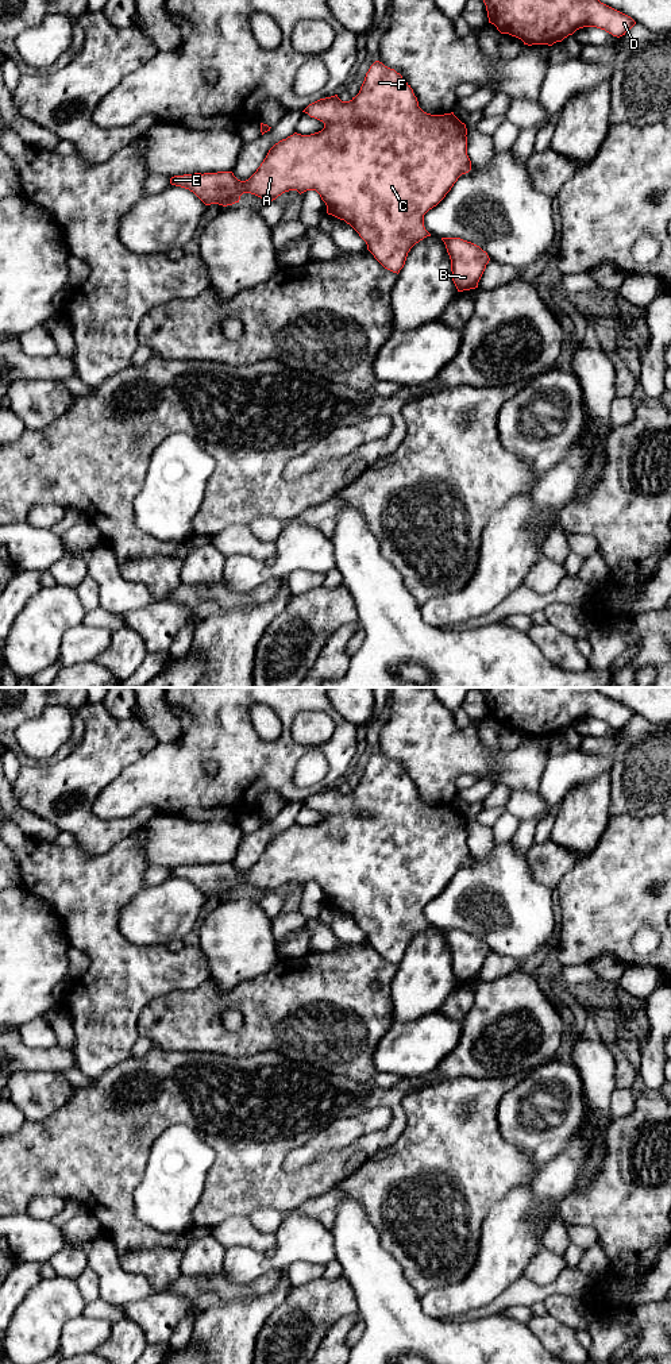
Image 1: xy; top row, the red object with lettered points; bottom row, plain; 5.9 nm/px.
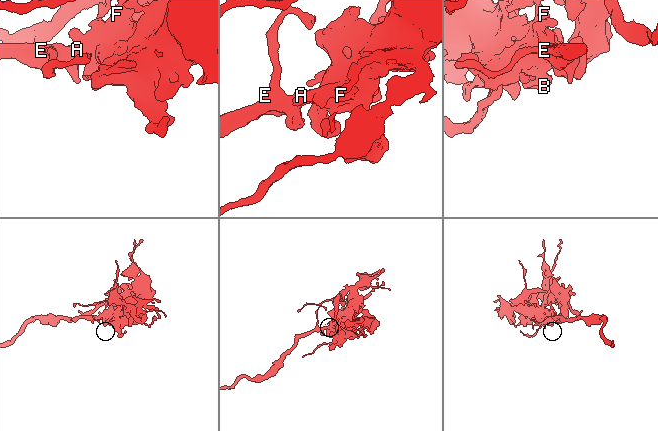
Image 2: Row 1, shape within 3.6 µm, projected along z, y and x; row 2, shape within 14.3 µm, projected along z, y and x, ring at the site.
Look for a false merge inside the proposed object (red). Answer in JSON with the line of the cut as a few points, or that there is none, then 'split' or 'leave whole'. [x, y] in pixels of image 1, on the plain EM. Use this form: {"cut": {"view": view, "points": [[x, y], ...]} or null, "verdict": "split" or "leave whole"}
{"cut": null, "verdict": "leave whole"}

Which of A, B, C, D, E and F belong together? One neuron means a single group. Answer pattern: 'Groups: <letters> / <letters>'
Groups: A B C D E F

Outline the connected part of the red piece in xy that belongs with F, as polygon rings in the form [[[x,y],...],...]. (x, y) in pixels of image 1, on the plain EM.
[[[379,752],[370,758],[359,785],[350,793],[342,793],[335,786],[309,795],[302,804],[323,813],[324,820],[311,827],[294,824],[275,835],[248,871],[240,872],[232,863],[217,863],[174,867],[170,875],[189,881],[205,897],[223,898],[239,894],[243,885],[255,886],[270,894],[289,882],[297,882],[300,886],[316,882],[327,897],[327,905],[350,916],[366,933],[374,949],[385,960],[398,966],[410,940],[431,928],[424,918],[424,906],[446,889],[462,866],[471,862],[466,816],[454,804],[444,806],[424,804],[402,767]]]

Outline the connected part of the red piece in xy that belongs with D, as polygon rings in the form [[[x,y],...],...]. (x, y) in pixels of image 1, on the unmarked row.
[[[595,687],[479,689],[486,697],[489,714],[528,737],[552,737],[583,718],[597,718],[620,729],[636,716],[630,708]]]

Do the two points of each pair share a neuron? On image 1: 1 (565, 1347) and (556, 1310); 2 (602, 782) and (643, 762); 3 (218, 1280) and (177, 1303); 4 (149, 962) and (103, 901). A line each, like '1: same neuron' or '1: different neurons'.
1: different neurons
2: different neurons
3: different neurons
4: same neuron

